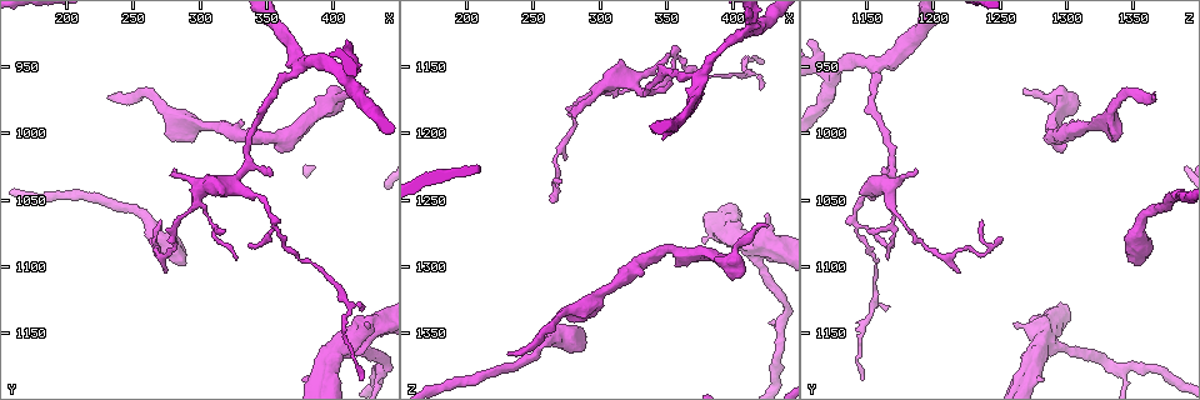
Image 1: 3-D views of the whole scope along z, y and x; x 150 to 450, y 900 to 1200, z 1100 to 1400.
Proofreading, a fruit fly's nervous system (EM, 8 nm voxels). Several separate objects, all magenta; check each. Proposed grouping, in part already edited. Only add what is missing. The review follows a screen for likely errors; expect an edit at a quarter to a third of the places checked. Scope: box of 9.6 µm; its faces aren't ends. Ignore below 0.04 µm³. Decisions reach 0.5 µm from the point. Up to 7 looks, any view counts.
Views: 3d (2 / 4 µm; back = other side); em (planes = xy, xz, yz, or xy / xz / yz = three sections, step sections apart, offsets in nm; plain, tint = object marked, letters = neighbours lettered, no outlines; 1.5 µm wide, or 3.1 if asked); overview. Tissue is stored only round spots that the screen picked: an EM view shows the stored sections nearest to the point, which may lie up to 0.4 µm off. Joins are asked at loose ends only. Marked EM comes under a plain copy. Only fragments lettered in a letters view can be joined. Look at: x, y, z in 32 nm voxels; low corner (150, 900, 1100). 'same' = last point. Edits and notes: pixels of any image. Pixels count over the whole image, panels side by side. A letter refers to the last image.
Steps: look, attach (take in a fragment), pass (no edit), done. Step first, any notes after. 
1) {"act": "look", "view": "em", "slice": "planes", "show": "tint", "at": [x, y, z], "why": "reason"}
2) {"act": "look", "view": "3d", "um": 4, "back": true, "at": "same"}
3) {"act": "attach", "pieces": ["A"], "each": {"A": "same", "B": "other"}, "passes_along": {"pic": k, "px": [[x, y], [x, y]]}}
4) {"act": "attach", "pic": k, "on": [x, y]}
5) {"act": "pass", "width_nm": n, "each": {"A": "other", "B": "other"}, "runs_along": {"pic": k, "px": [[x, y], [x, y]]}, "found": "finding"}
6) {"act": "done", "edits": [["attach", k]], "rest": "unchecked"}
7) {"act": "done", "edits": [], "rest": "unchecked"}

{"act": "look", "view": "3d", "um": 4, "at": [426, 1140, 1260]}

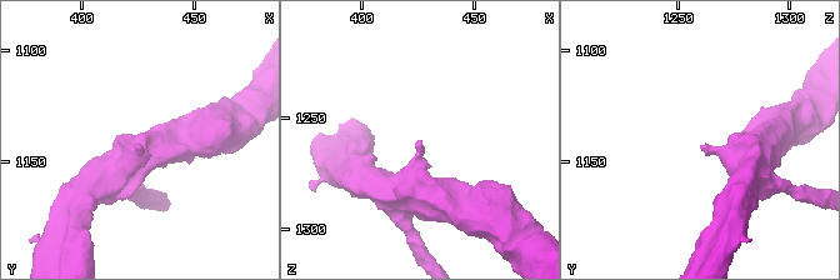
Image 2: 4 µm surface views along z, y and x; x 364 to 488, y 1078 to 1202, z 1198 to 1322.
{"act": "look", "view": "em", "slice": "planes", "show": "tint", "at": [426, 1143, 1262]}

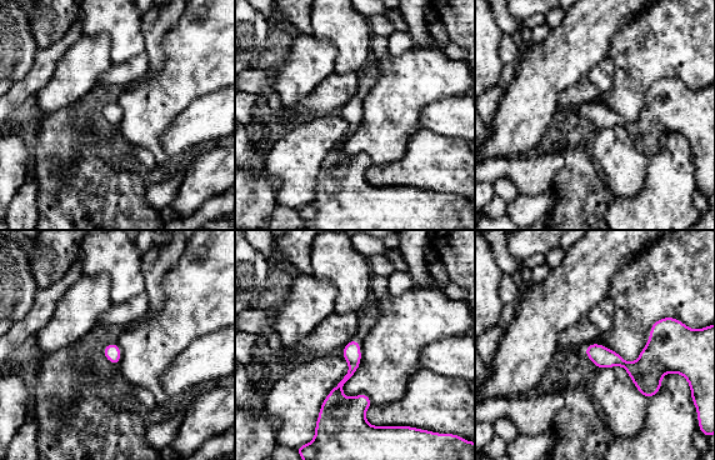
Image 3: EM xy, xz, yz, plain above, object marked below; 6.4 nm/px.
{"act": "look", "view": "em", "slice": "planes", "show": "letters", "at": "same", "why": "see the neighbours"}

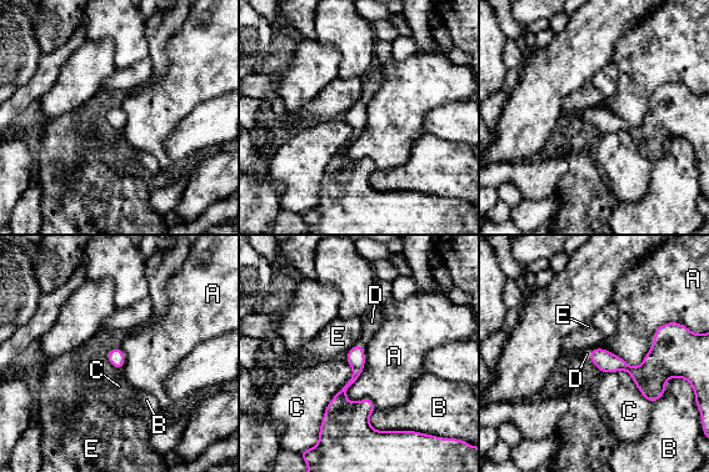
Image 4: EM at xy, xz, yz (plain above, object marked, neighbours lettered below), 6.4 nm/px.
{"act": "attach", "pieces": ["D"], "longest_contact_nm": ["A", 550], "each": {"A": "other", "B": "other", "C": "other", "D": "same", "E": "other"}, "passes_along": {"pic": 4, "px": [[355, 357], [360, 345], [372, 322]]}, "found": "the cell continues"}

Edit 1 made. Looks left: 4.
{"act": "look", "view": "overview", "why": "redraw"}

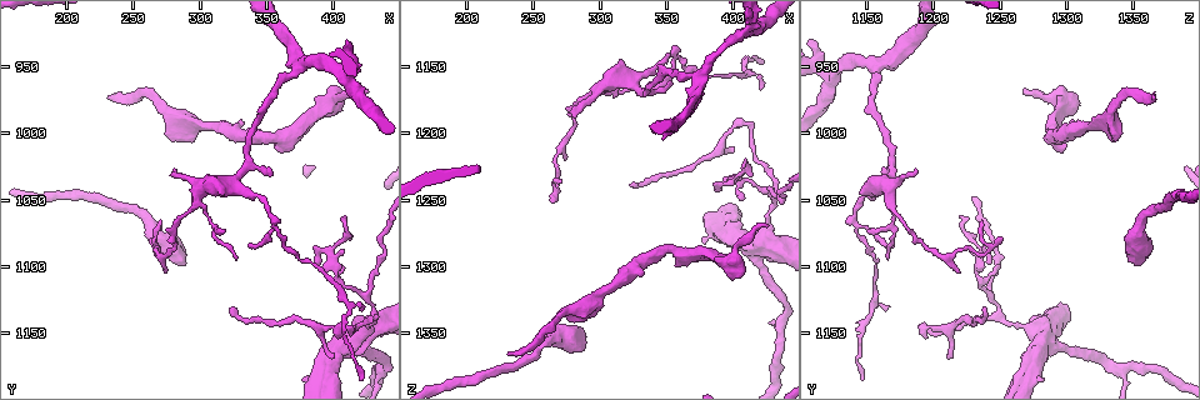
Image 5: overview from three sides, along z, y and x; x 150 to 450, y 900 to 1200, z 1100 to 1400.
{"act": "look", "view": "3d", "um": 2, "at": [288, 1100, 1356], "why": "branch stops here"}

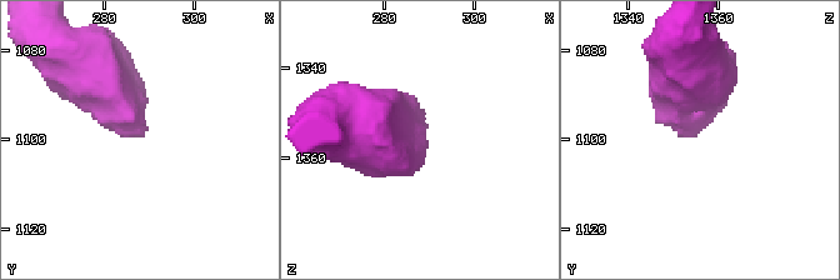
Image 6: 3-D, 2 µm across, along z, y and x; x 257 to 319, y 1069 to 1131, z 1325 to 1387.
{"act": "look", "view": "em", "slice": "xy", "step": 8, "show": "letters", "at": [289, 1099, 1354]}

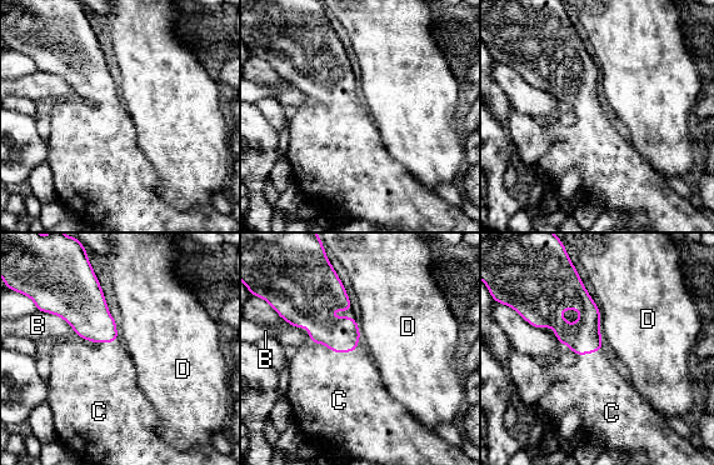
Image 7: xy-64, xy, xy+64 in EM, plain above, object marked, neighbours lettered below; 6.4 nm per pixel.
{"act": "look", "view": "em", "slice": "xz", "step": 4, "show": "letters", "at": "same"}

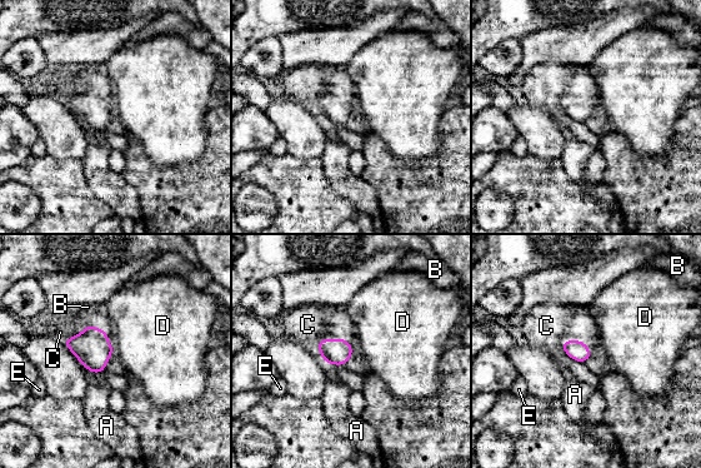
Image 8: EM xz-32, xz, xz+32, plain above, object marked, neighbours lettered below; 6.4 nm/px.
{"act": "attach", "pieces": ["C"], "each": {"A": "other", "B": "other", "C": "same", "D": "other", "E": "other"}, "found": "it goes on there"}

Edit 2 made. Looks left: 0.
{"act": "done", "edits": [["attach", 4], ["attach", 8]], "rest": "unchecked"}

